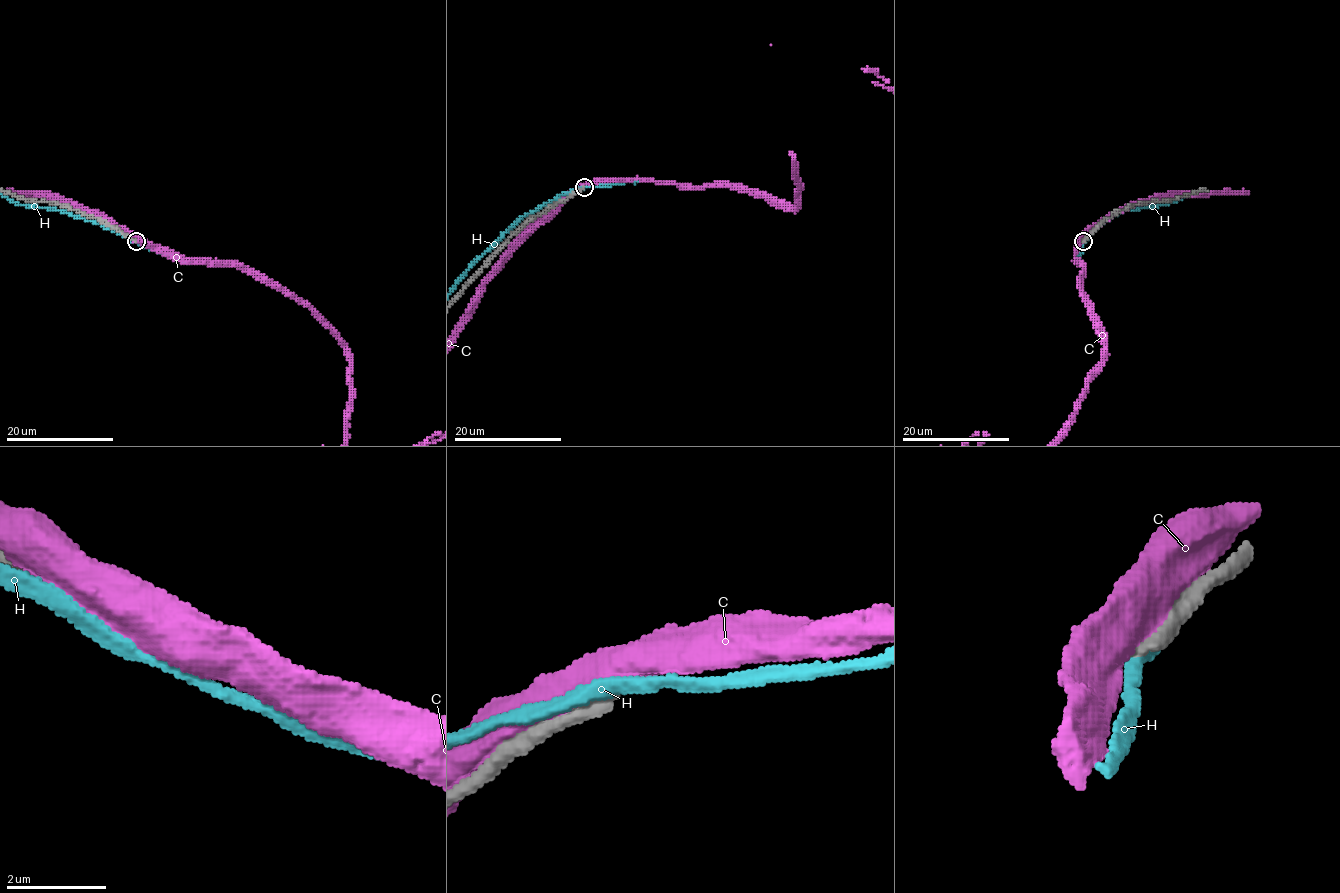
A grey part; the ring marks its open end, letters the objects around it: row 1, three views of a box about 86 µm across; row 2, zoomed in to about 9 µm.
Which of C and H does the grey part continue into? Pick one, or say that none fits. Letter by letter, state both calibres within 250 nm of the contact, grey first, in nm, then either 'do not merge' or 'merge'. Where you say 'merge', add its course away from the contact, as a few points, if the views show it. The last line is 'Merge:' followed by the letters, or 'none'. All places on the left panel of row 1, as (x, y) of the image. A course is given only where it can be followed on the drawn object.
C: 280/550 nm | do not merge
H: 380/260 nm | do not merge
Merge: none

